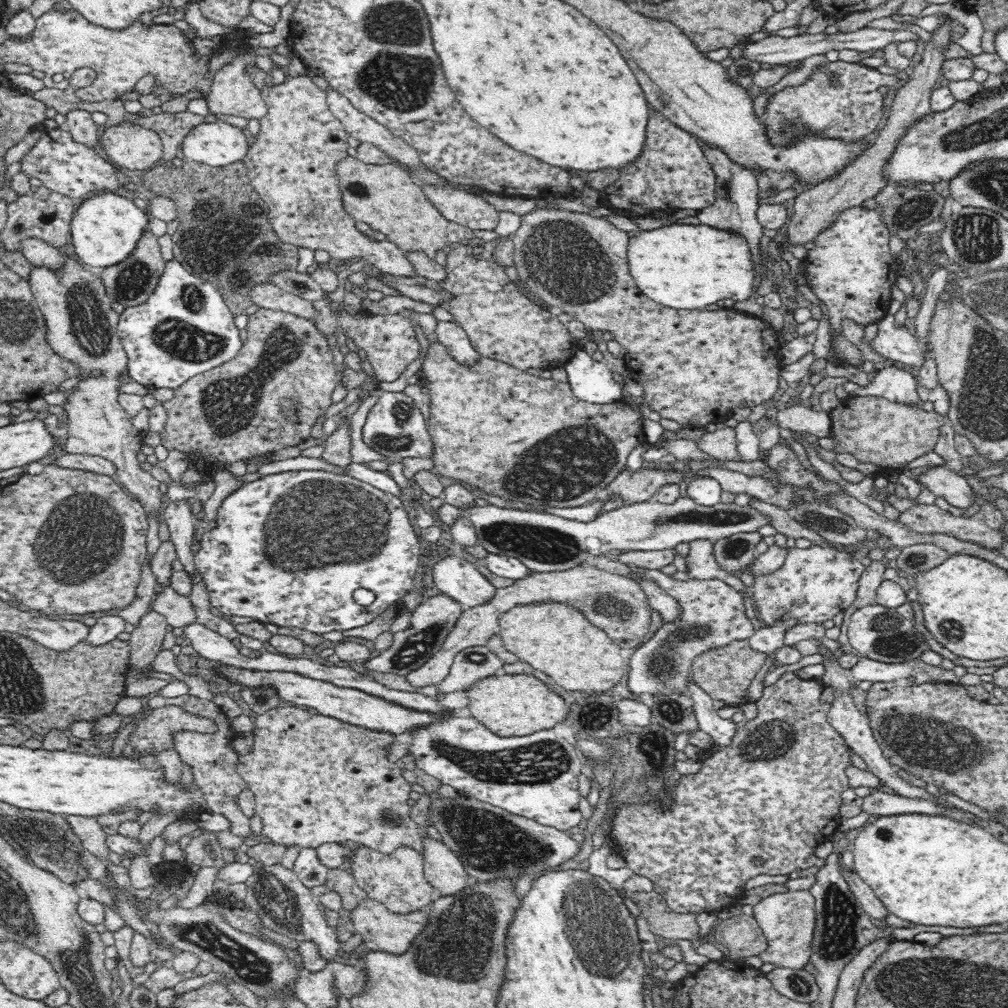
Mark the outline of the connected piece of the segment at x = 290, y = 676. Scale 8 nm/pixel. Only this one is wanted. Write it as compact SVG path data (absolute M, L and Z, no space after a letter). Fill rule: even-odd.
M219 665L217 672L218 676L230 680L232 685L239 684L242 689L262 689L263 687L276 689L276 693L278 693L278 697L282 699L282 702L291 702L297 707L307 707L307 709L314 708L323 716L338 718L341 722L346 722L353 726L362 726L369 730L377 730L377 732L388 732L393 736L398 736L398 734L403 734L407 731L414 734L420 728L430 728L432 724L448 720L448 718L456 716L458 712L448 709L442 713L418 713L410 709L404 709L400 705L386 702L382 698L368 695L360 690L341 688L332 685L330 682L319 681L292 672L266 672L228 665Z

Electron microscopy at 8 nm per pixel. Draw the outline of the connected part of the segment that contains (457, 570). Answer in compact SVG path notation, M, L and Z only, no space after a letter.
M447 556L439 560L432 571L437 588L465 608L486 604L496 594L496 587L467 559Z

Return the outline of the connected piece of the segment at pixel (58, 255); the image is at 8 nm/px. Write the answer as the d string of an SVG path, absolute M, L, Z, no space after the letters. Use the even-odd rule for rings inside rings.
M38 238L25 239L21 243L20 252L34 267L60 271L65 266L62 252Z

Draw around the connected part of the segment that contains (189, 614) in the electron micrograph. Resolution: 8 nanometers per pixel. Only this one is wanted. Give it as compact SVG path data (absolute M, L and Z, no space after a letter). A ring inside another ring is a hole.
M172 587L157 590L150 609L159 612L173 628L196 623L194 605L188 596L178 594Z

